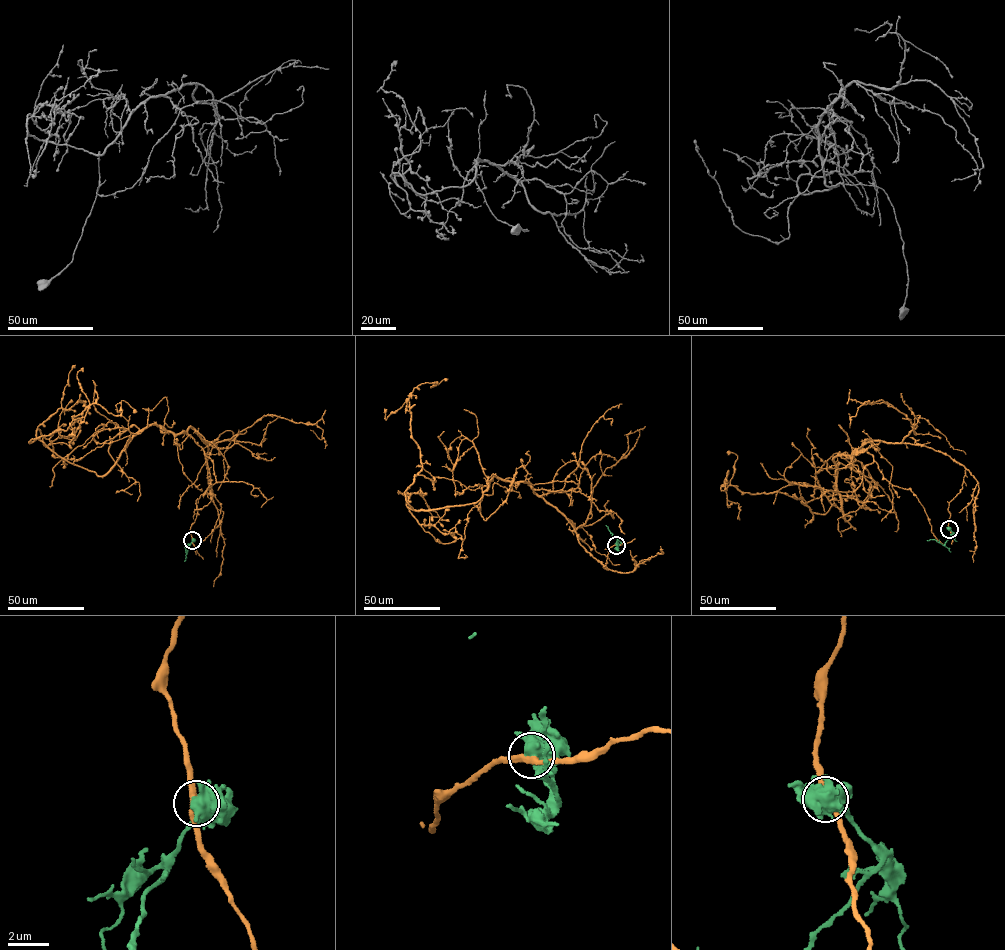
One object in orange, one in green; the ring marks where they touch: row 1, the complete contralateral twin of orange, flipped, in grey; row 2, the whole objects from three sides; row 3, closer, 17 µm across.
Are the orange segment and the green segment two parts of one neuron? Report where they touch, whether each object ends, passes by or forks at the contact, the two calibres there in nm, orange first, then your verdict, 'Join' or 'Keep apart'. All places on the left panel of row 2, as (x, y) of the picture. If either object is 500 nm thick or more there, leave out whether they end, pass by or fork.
Place: (192, 540). Thickness 300 nm (orange) against 550 nm. Keep apart

